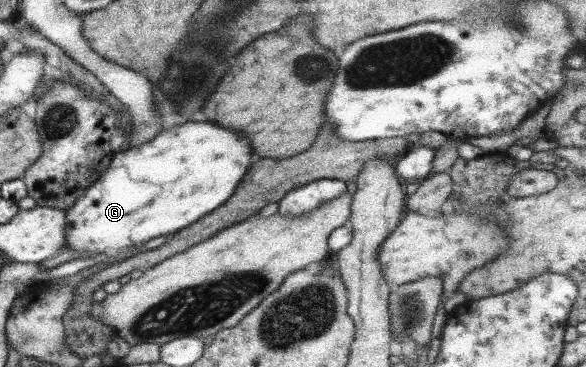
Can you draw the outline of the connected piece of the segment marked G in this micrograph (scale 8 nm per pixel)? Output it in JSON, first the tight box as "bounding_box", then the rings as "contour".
{"bounding_box":[63,123,254,253],"contour":[[[183,123],[179,127],[161,130],[149,142],[120,149],[112,154],[105,172],[85,188],[81,197],[66,210],[63,224],[64,248],[75,249],[77,253],[112,253],[129,245],[149,241],[153,237],[175,233],[223,205],[254,159],[245,137],[237,137],[237,133],[211,123]]]}

